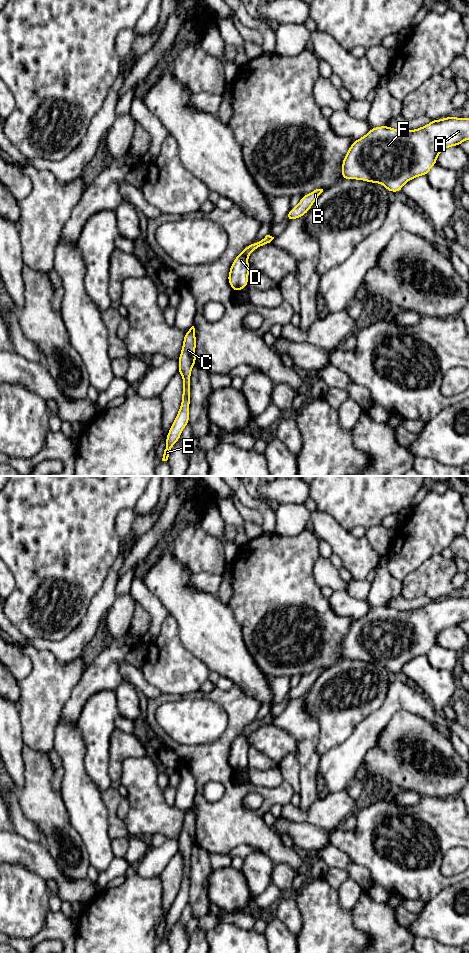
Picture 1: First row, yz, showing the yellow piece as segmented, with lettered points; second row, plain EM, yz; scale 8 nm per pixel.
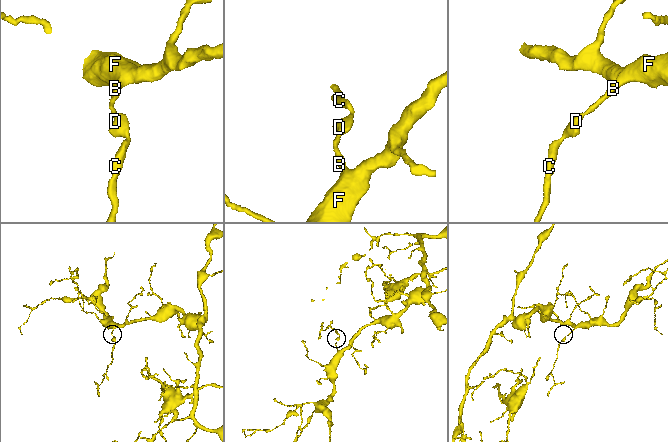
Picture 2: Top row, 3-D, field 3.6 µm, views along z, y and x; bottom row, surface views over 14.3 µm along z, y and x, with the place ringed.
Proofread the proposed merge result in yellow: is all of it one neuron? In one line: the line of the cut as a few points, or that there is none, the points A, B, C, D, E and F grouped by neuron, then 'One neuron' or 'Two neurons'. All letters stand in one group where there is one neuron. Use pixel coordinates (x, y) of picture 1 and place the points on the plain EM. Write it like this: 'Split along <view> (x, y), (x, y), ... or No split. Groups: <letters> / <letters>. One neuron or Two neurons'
No split. Groups: A B C D E F. One neuron

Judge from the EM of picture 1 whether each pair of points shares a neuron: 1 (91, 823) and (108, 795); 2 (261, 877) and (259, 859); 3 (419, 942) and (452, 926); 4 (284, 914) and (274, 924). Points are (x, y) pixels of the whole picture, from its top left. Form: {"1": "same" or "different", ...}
{"1": "different", "2": "same", "3": "different", "4": "different"}

